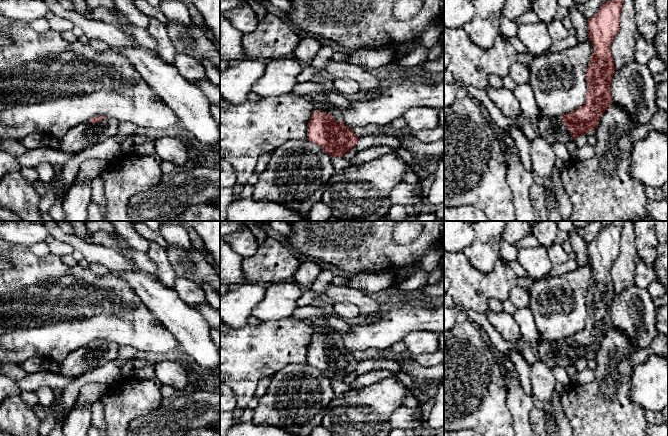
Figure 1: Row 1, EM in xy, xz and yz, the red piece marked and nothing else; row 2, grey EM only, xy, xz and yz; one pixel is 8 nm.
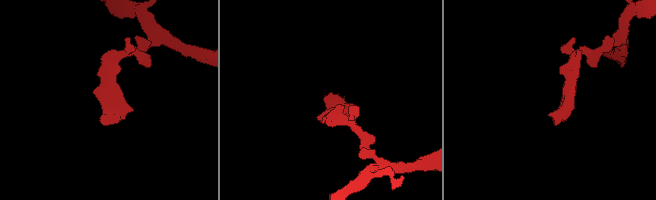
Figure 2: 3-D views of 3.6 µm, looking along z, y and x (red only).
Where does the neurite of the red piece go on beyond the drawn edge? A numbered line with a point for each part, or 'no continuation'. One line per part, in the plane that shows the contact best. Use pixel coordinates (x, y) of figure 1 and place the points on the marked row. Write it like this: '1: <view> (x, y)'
1: xz (323, 103)

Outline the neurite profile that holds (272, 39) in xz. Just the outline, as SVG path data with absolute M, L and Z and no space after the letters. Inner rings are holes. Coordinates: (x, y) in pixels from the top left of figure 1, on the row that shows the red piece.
M273 13L258 21L256 29L243 34L242 47L246 59L269 61L292 57L300 37L295 29Z

